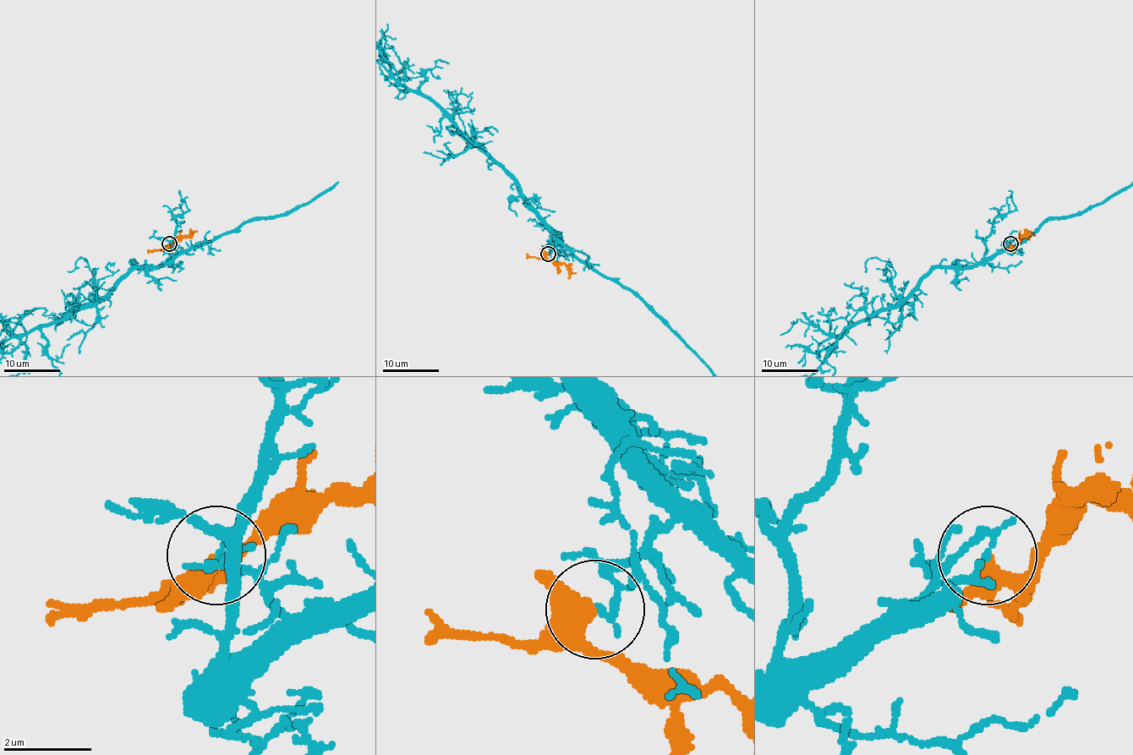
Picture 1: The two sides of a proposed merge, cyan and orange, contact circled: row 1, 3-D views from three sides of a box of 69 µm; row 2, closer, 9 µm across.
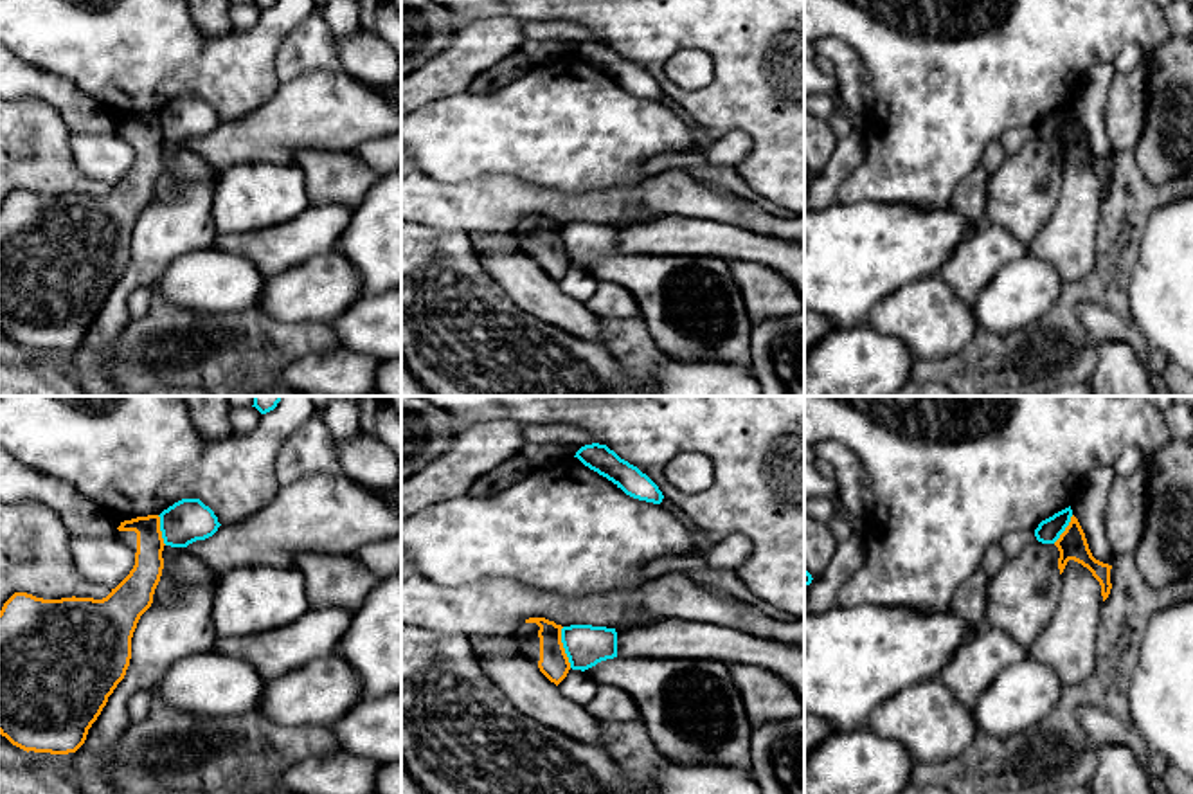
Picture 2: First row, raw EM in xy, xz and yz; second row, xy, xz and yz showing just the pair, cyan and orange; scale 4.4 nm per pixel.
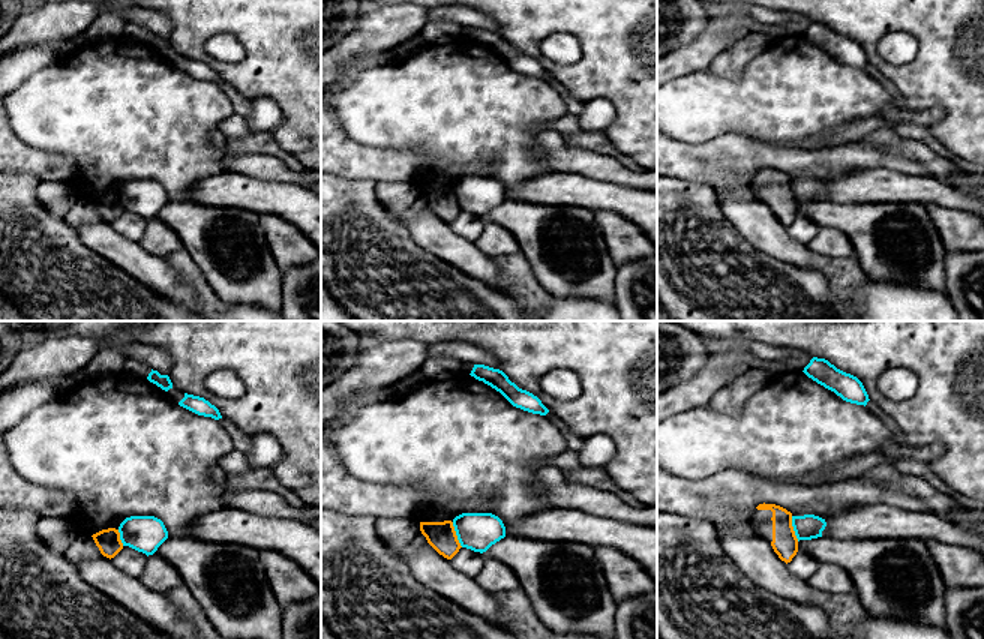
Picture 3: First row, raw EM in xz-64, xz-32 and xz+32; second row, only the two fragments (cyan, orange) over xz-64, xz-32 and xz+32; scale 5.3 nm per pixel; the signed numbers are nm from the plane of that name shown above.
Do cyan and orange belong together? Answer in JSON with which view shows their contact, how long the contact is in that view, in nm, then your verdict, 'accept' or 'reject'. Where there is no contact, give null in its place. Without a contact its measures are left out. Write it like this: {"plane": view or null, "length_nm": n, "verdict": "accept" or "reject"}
{"plane": "xz", "length_nm": 190, "verdict": "reject"}

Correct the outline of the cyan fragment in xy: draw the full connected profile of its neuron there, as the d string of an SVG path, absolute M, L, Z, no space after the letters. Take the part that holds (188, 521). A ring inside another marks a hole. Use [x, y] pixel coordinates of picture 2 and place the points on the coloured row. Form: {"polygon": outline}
{"polygon": "M182 499L158 517L164 544L171 547L187 547L196 540L205 540L221 526L214 511L200 499Z"}

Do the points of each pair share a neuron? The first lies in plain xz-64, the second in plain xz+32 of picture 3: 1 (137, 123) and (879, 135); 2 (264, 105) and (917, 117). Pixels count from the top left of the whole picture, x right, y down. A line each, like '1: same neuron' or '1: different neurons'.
1: different neurons
2: same neuron

